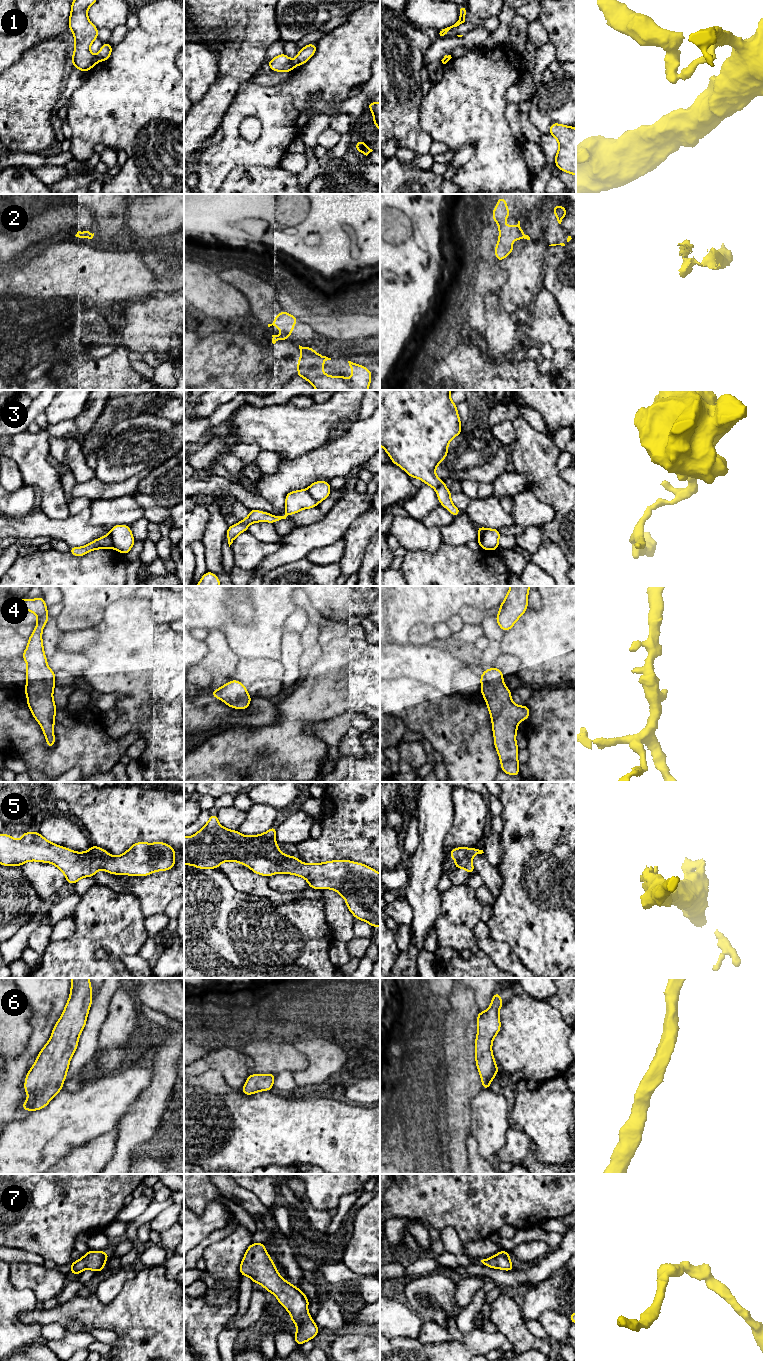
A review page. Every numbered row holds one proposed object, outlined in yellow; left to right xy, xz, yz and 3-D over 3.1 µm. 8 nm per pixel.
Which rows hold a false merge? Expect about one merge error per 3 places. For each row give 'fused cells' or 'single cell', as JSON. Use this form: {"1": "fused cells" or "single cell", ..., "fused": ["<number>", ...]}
{"1": "fused cells", "2": "fused cells", "3": "fused cells", "4": "single cell", "5": "single cell", "6": "single cell", "7": "single cell", "fused": ["1", "2", "3"]}

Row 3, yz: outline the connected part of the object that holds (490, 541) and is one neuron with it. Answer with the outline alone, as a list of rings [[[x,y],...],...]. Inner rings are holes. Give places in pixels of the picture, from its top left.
[[[487,528],[484,532],[483,538],[480,543],[480,548],[484,550],[495,551],[499,547],[499,537],[501,533],[499,529],[490,529]]]

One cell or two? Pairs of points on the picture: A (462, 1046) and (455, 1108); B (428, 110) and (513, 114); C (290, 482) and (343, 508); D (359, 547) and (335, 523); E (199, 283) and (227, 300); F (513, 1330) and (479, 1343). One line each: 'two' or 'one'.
A: one
B: two
C: two
D: two
E: one
F: two

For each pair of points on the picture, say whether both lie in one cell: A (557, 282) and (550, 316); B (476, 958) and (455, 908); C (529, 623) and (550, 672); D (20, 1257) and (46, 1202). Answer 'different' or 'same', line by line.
A: different
B: same
C: same
D: different

